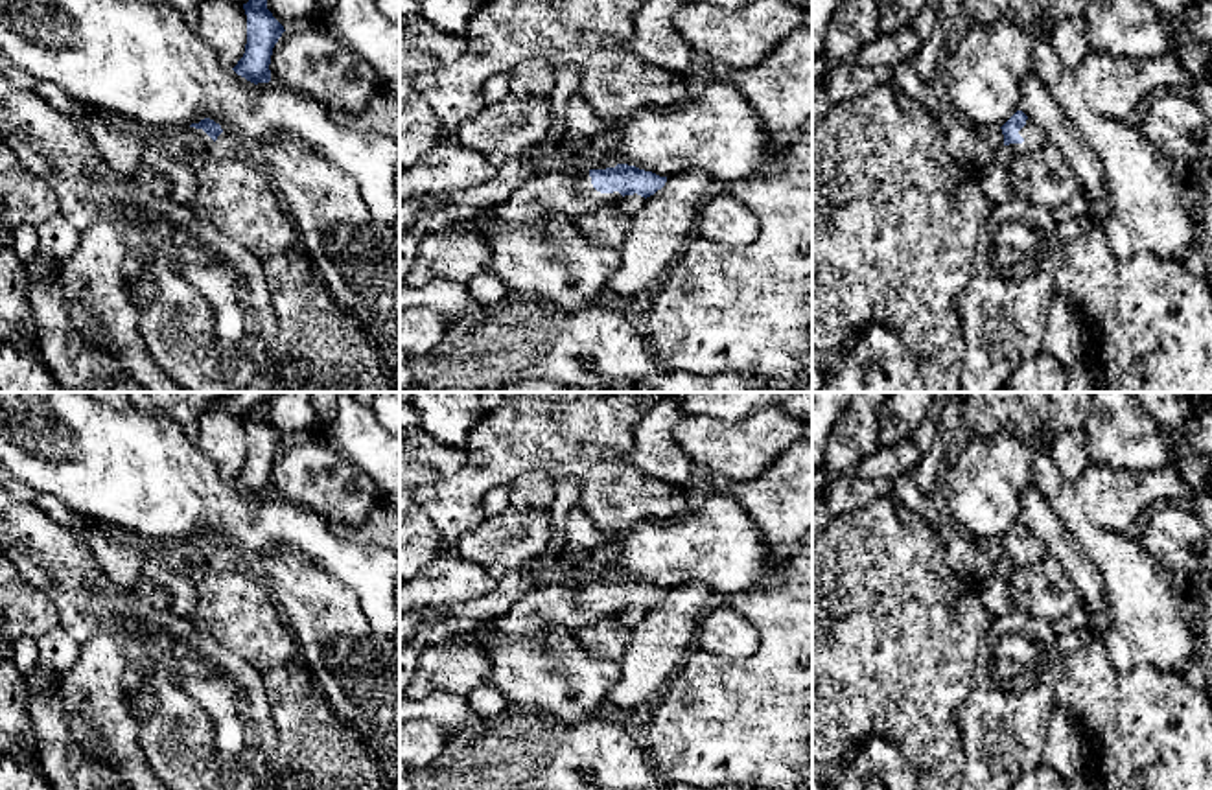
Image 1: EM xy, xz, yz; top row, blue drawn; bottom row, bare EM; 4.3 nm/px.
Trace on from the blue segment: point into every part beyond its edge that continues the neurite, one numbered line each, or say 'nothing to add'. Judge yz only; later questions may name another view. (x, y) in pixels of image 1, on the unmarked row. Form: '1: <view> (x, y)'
1: yz (1034, 551)

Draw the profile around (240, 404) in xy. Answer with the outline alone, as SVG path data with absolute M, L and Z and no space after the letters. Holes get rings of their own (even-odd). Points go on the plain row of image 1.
M230 392L221 398L219 403L227 412L247 416L251 409L254 409L260 401L271 400L278 392Z

